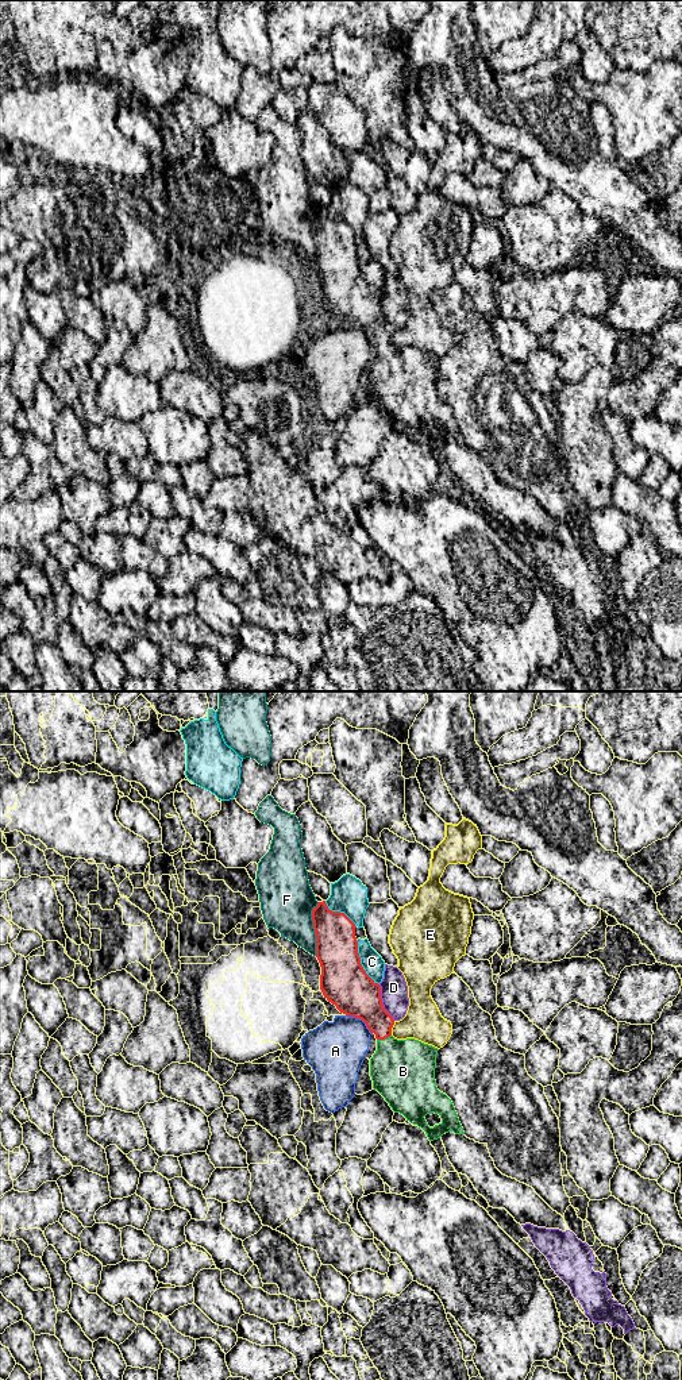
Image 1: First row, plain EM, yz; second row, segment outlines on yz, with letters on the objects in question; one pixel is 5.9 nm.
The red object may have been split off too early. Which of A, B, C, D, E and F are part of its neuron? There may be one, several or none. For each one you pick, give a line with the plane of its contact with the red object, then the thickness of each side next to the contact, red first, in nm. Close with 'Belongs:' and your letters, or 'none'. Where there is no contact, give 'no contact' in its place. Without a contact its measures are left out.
B: yz | 200/380 nm
Belongs: B

